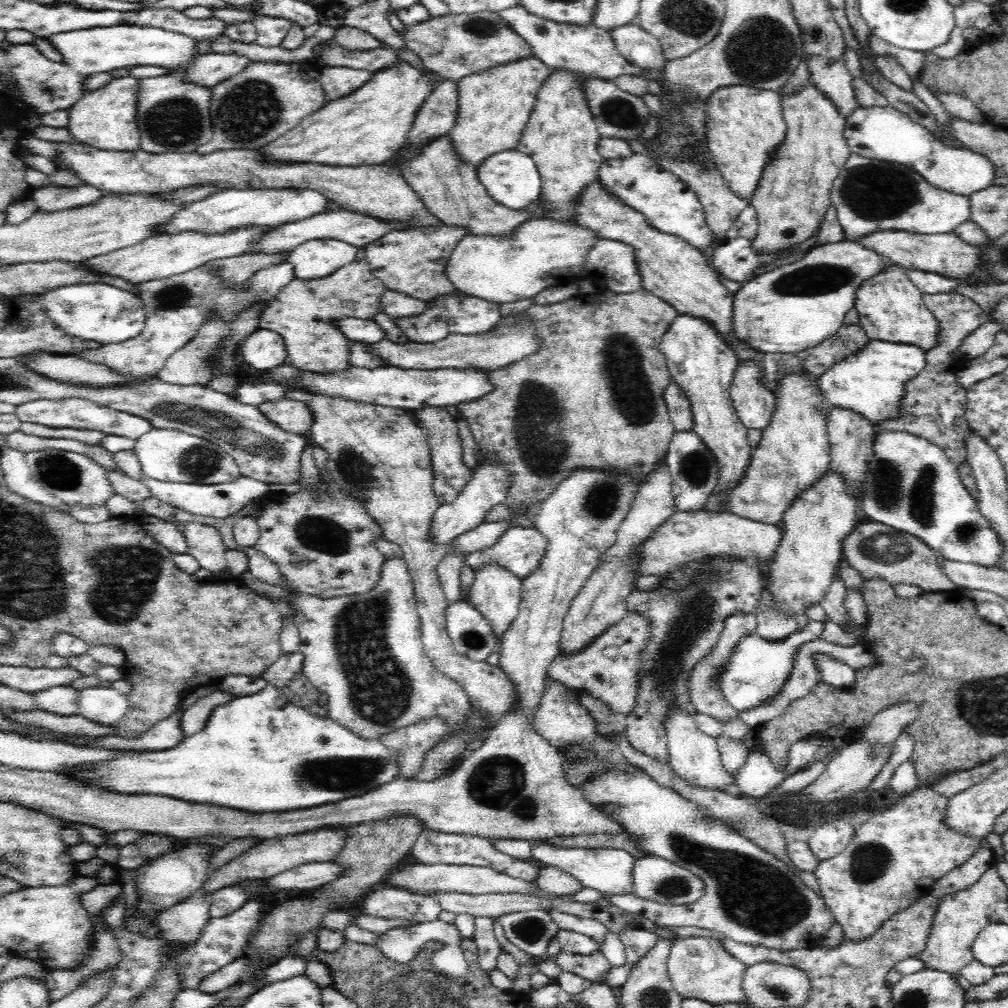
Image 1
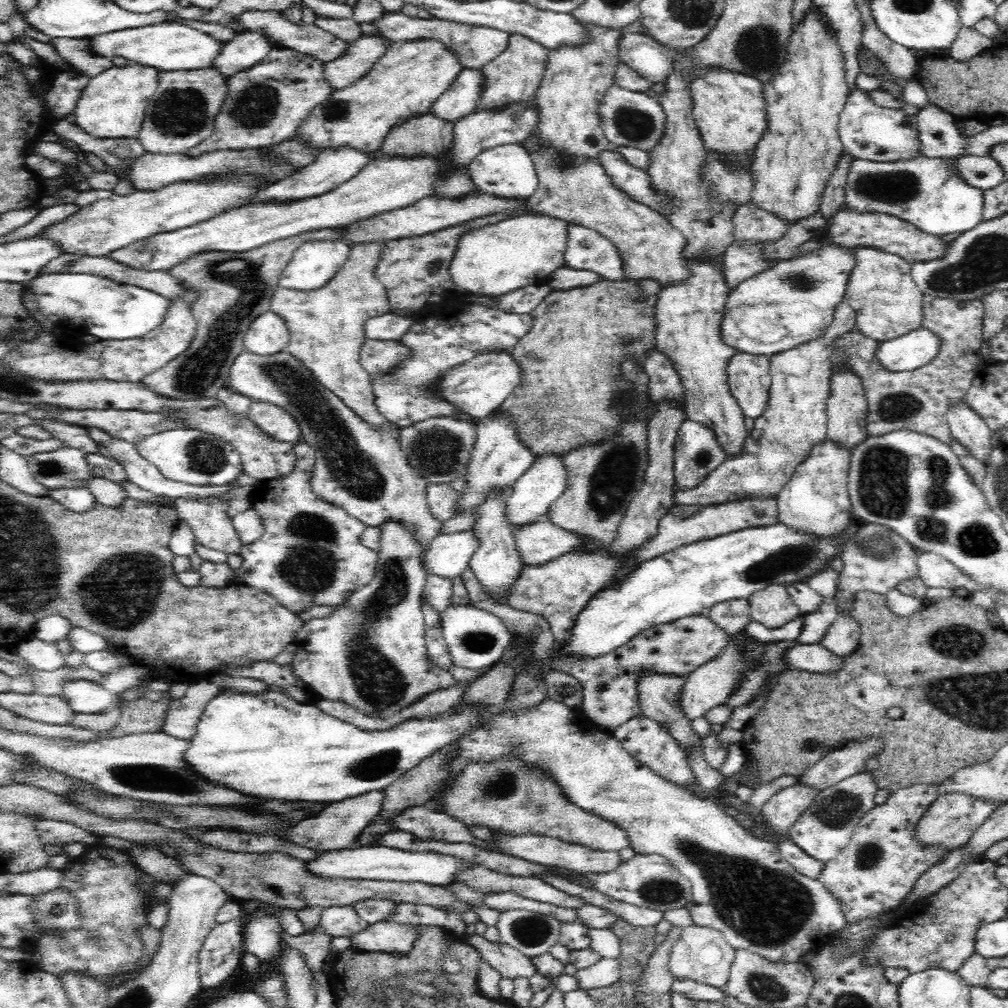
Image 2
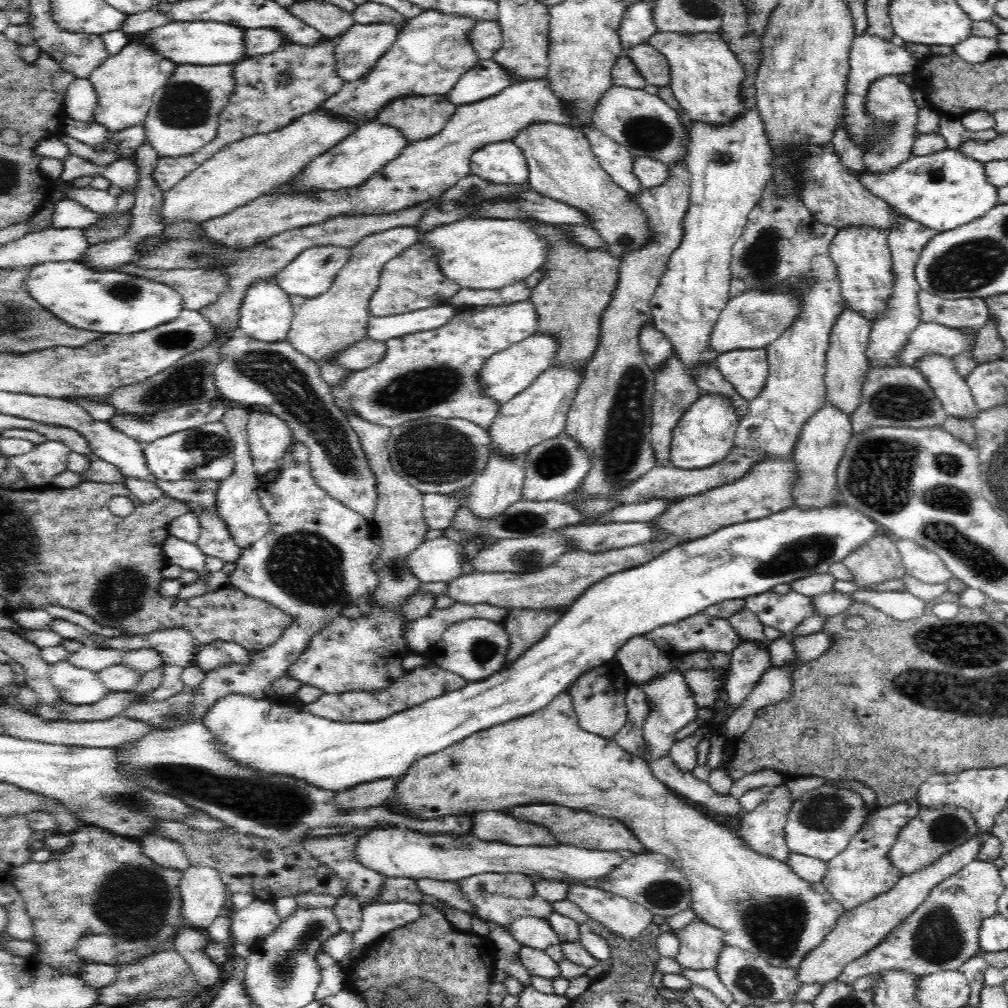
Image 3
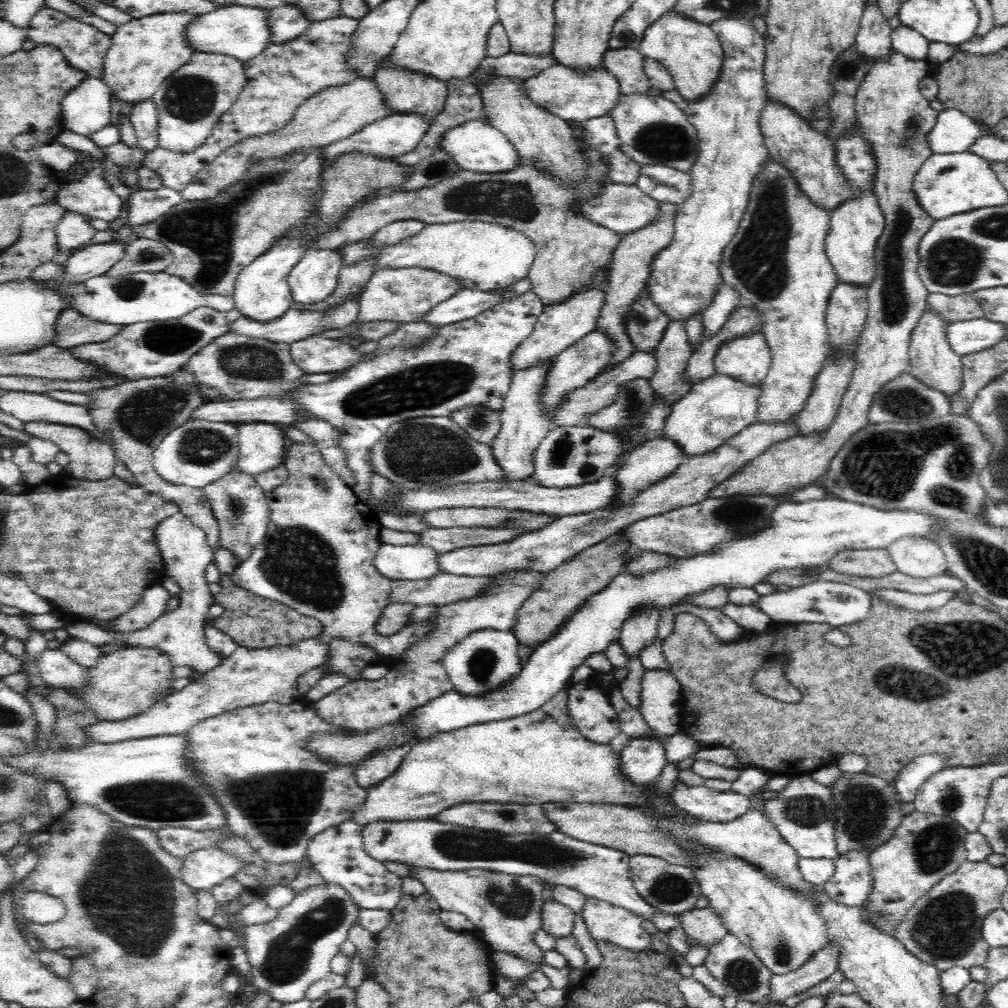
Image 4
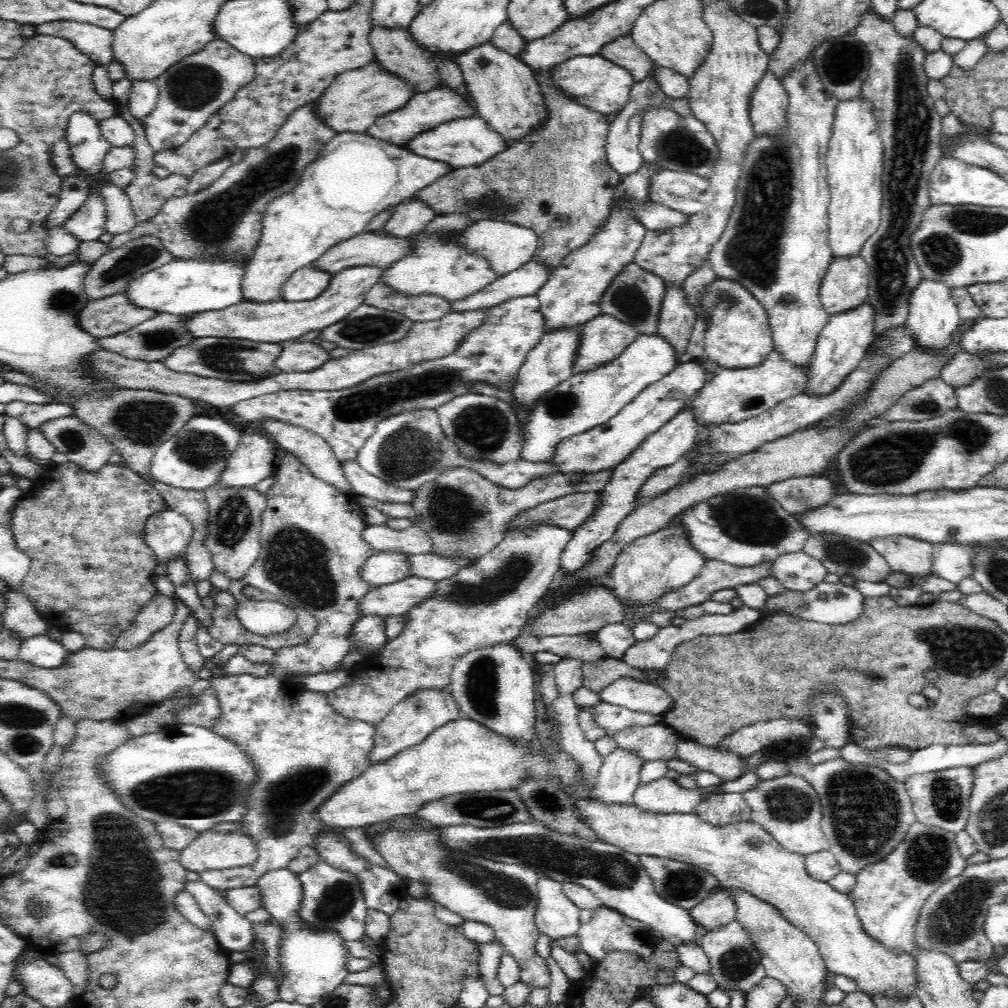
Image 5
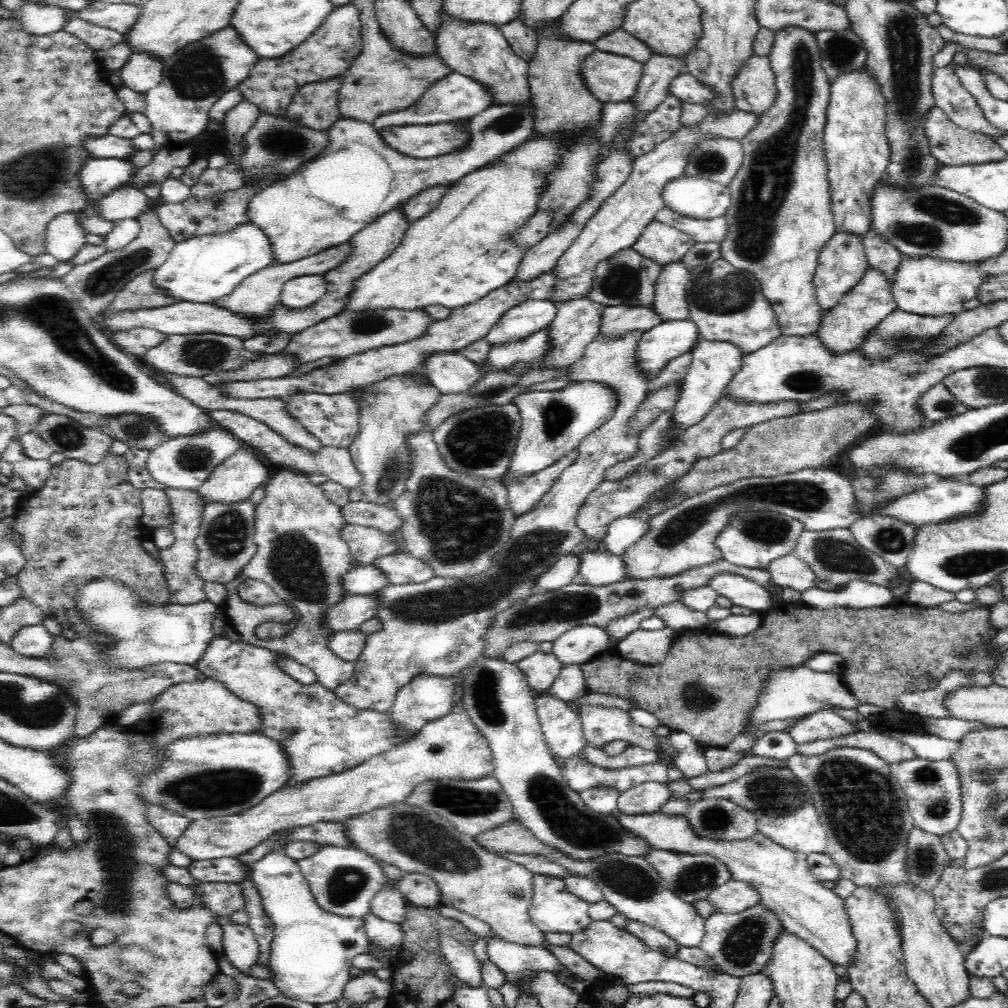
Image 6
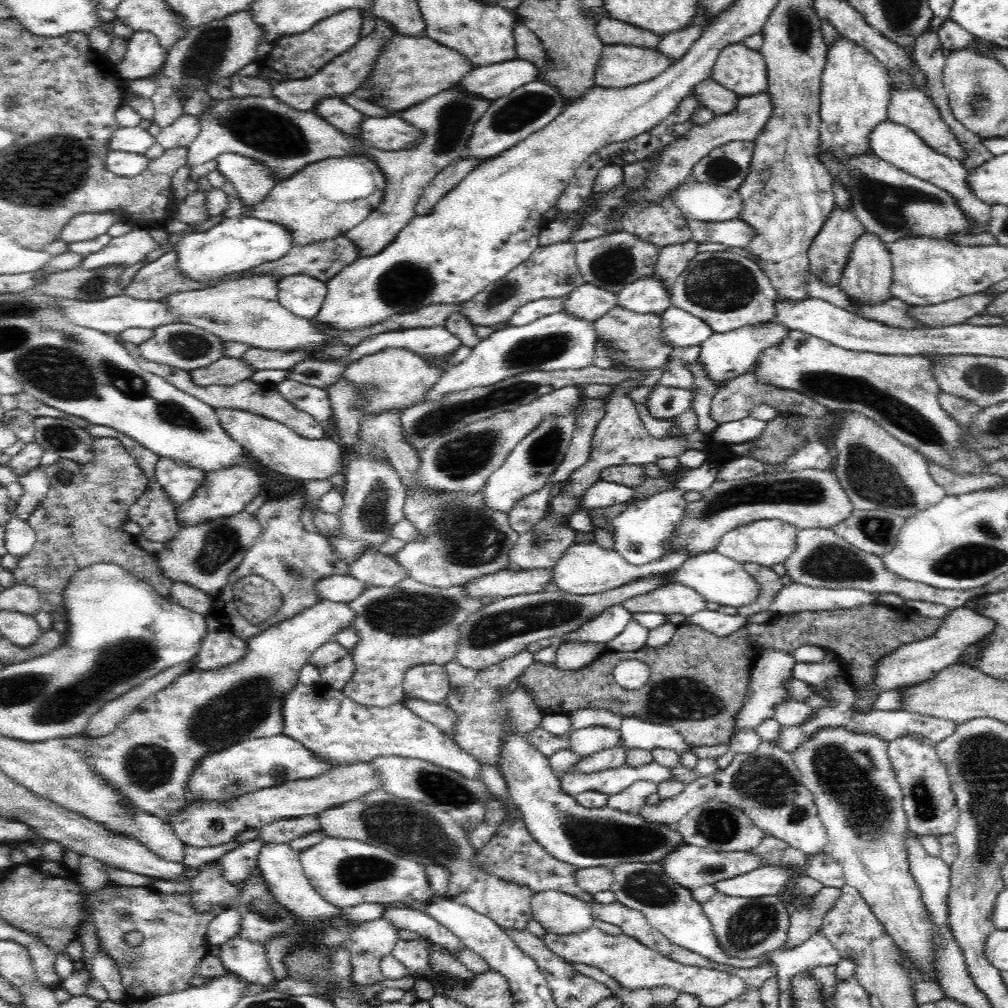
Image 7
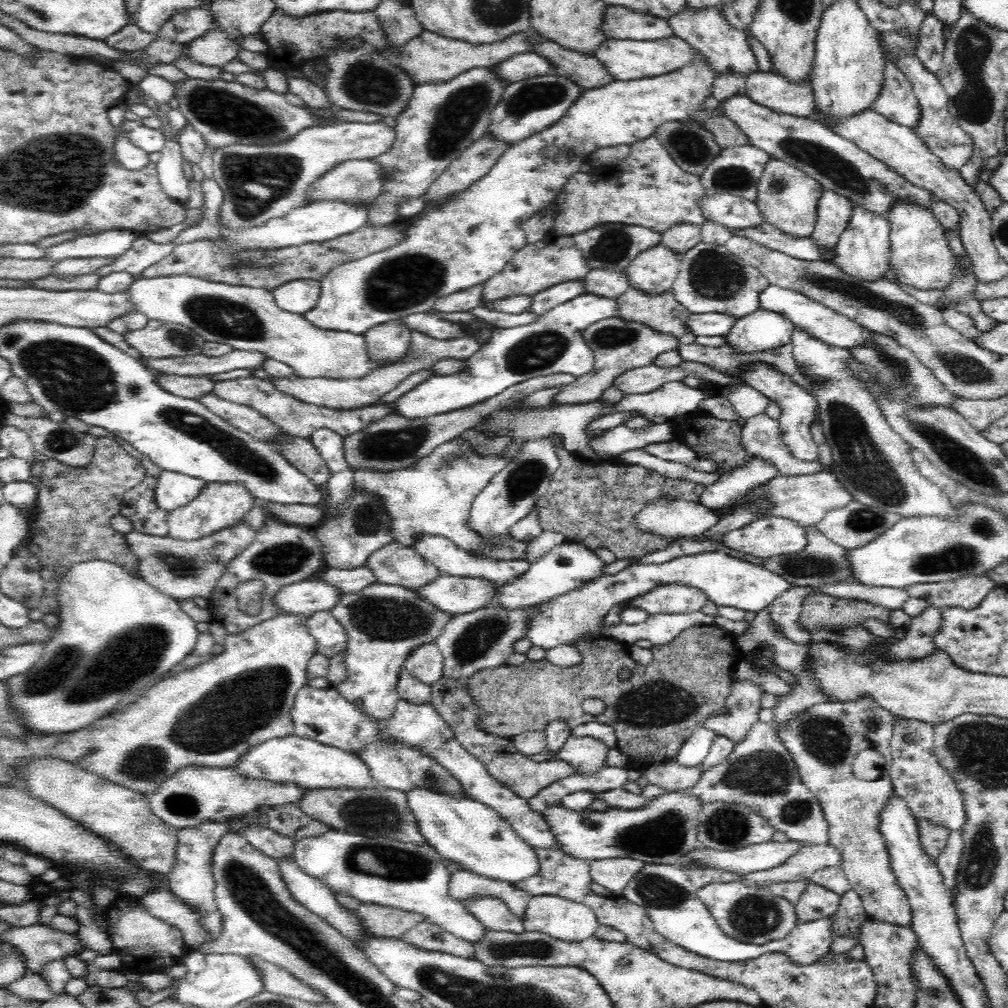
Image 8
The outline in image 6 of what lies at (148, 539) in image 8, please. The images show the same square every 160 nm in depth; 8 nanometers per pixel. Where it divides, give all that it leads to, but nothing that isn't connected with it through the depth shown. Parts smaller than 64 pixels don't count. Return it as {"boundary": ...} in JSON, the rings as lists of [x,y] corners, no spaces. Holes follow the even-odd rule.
{"boundary":[[[249,500],[222,504],[212,502],[204,507],[199,533],[196,537],[197,559],[195,562],[198,577],[205,582],[226,584],[234,581],[250,559],[256,554],[255,510]]]}

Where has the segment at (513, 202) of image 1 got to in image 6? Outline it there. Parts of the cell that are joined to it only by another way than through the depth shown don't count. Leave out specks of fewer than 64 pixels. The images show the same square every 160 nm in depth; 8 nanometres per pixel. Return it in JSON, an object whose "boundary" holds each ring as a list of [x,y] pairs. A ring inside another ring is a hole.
{"boundary":[[[454,122],[436,123],[429,125],[409,124],[389,126],[379,130],[379,135],[388,146],[404,156],[428,159],[451,153],[462,148],[469,139],[469,125],[456,126]]]}

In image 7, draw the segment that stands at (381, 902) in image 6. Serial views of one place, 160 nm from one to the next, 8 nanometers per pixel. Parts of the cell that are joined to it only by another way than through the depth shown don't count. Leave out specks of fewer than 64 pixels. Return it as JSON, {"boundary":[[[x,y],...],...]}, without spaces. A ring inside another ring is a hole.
{"boundary":[[[389,906],[383,918],[400,930],[416,932],[423,938],[430,939],[433,943],[446,947],[448,952],[453,953],[466,947],[462,940],[452,934],[444,925],[415,909],[391,908]]]}

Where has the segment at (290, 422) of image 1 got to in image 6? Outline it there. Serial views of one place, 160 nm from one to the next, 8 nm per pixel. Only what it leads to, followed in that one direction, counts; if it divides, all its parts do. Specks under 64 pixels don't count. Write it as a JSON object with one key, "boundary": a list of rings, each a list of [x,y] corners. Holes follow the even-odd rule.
{"boundary":[[[242,446],[240,450],[232,453],[222,464],[219,464],[211,472],[211,475],[201,484],[198,488],[198,494],[204,499],[205,504],[210,504],[212,502],[221,502],[222,504],[234,504],[234,502],[244,502],[244,500],[249,500],[250,494],[258,488],[258,486],[264,486],[270,479],[270,470],[266,467],[260,459],[254,454],[254,452]]]}

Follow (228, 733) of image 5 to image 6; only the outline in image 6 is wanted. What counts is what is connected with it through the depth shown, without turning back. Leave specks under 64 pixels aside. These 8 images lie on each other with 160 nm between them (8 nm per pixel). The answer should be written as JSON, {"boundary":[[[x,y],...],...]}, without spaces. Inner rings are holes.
{"boundary":[[[225,634],[215,636],[209,642],[207,651],[201,660],[194,666],[199,670],[201,676],[222,681],[232,693],[258,706],[262,713],[262,726],[258,732],[272,737],[277,743],[280,743],[286,749],[286,755],[290,759],[291,776],[286,786],[302,786],[304,782],[314,780],[314,778],[340,774],[340,772],[362,764],[371,756],[410,742],[406,739],[406,729],[396,725],[390,719],[390,711],[378,712],[372,709],[354,708],[340,700],[333,690],[318,682],[303,685],[273,664],[273,652],[268,649],[244,641],[230,641]],[[220,858],[216,860],[194,860],[187,869],[199,882],[240,882],[248,873],[250,868],[237,861],[225,861]]]}

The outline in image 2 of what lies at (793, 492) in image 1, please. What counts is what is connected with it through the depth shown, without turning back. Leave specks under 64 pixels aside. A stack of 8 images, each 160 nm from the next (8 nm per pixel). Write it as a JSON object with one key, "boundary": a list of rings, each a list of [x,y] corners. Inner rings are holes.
{"boundary":[[[844,300],[840,306],[836,306],[832,324],[824,330],[822,336],[816,340],[810,340],[808,344],[796,346],[796,348],[782,351],[770,357],[771,385],[769,399],[764,412],[754,419],[754,428],[750,430],[744,448],[736,454],[728,455],[726,460],[719,464],[708,476],[704,477],[700,484],[689,489],[674,489],[673,502],[676,505],[709,505],[720,504],[724,501],[735,501],[744,497],[776,497],[780,489],[790,480],[796,467],[808,456],[809,450],[820,444],[827,437],[827,402],[829,397],[829,384],[832,378],[830,346],[844,334],[857,328],[856,312]]]}

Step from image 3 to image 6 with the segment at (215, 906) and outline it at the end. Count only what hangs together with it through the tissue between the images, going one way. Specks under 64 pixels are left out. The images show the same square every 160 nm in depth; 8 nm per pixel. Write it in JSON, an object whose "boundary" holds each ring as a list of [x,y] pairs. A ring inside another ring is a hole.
{"boundary":[[[456,708],[440,718],[426,722],[409,744],[371,756],[362,764],[340,772],[340,774],[314,778],[314,780],[304,782],[302,786],[285,786],[278,792],[270,794],[266,800],[262,800],[254,808],[242,810],[240,814],[191,820],[190,826],[184,829],[184,834],[178,840],[177,848],[192,861],[216,860],[216,858],[236,861],[236,856],[252,852],[252,848],[256,848],[258,844],[262,844],[264,840],[268,839],[268,836],[274,835],[282,828],[304,827],[320,822],[342,823],[352,816],[358,816],[364,812],[374,812],[376,808],[402,804],[402,802],[406,802],[406,798],[414,792],[414,788],[418,784],[428,782],[428,780],[480,780],[482,777],[493,776],[493,774],[493,756],[489,742],[479,733],[478,727],[466,714],[466,711]]]}

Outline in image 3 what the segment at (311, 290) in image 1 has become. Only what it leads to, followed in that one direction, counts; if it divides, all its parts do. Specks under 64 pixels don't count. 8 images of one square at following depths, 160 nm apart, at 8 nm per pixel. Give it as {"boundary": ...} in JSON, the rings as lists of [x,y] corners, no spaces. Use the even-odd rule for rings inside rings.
{"boundary":[[[414,226],[389,228],[384,232],[365,236],[351,248],[350,260],[335,276],[328,292],[314,298],[290,296],[293,320],[286,341],[298,352],[319,364],[322,379],[331,387],[339,385],[354,374],[354,371],[334,365],[334,356],[350,344],[356,344],[368,337],[367,328],[372,318],[370,297],[378,288],[383,266],[419,241],[418,229]],[[355,412],[345,414],[352,429],[360,437],[360,447],[376,479],[377,505],[372,523],[383,546],[375,560],[380,584],[370,598],[379,607],[370,607],[358,619],[344,616],[334,618],[322,632],[313,636],[298,660],[290,664],[288,676],[300,680],[304,685],[318,687],[324,693],[377,691],[391,685],[406,672],[402,660],[412,652],[404,642],[404,627],[408,622],[403,620],[400,609],[408,597],[418,592],[421,583],[410,573],[407,558],[422,544],[424,535],[430,529],[423,515],[423,493],[408,484],[392,468],[388,450],[392,430],[358,418]]]}

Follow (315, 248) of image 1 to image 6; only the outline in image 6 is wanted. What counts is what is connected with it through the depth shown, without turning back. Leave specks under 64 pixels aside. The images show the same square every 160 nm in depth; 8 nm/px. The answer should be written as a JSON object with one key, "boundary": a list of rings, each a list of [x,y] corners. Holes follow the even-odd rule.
{"boundary":[[[309,274],[297,276],[283,284],[280,304],[298,311],[314,307],[327,292],[324,275]]]}

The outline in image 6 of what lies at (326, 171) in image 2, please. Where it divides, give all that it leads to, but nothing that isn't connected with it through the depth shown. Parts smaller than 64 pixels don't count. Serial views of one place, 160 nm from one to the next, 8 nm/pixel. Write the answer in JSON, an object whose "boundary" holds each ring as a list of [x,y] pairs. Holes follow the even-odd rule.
{"boundary":[[[451,71],[448,76],[438,80],[438,82],[434,82],[430,87],[427,92],[424,92],[424,97],[416,104],[412,104],[412,106],[404,108],[404,110],[389,112],[376,118],[373,122],[376,130],[379,132],[380,129],[396,125],[429,125],[455,122],[458,119],[470,120],[486,107],[492,105],[493,96],[491,96],[491,92],[484,89],[484,86],[481,86],[480,81],[456,71]]]}

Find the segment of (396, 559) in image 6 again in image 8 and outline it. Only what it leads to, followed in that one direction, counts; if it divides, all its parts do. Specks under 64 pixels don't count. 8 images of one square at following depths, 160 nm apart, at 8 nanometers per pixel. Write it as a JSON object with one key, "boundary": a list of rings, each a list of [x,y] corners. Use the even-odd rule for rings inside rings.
{"boundary":[[[367,565],[349,570],[324,567],[313,578],[318,581],[327,582],[334,588],[339,588],[341,594],[344,595],[360,592],[360,590],[368,585],[377,582],[374,571],[370,571]]]}

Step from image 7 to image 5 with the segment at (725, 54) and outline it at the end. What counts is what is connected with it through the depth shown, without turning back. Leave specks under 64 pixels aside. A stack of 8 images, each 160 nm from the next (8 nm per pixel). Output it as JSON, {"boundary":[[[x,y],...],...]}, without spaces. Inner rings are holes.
{"boundary":[[[767,69],[752,92],[749,117],[756,133],[768,136],[781,135],[785,129],[785,112],[789,97],[780,79]]]}

